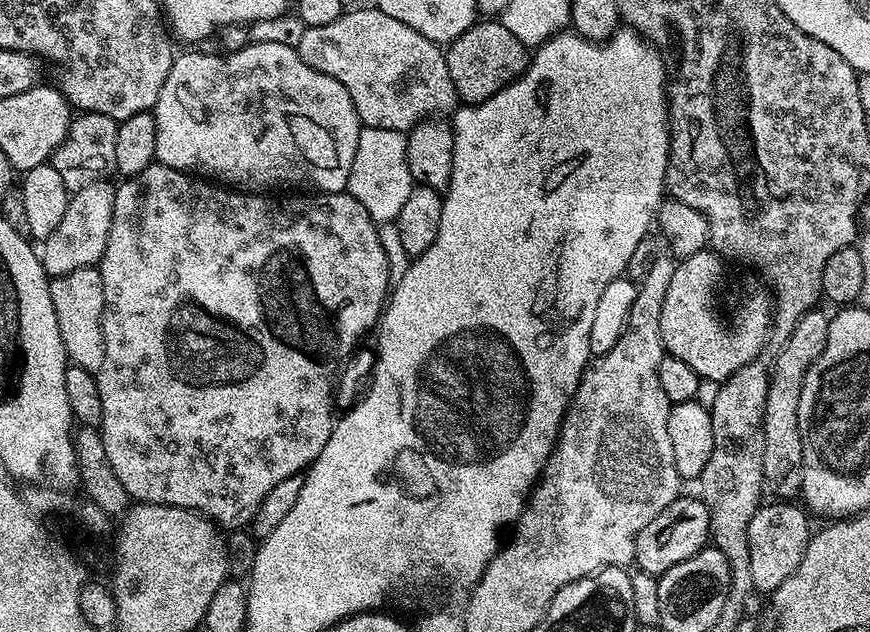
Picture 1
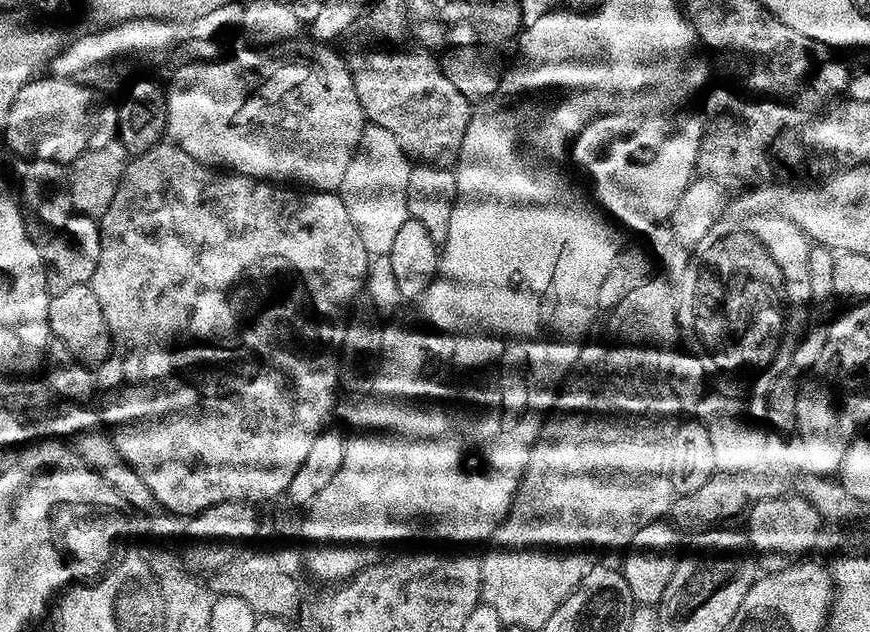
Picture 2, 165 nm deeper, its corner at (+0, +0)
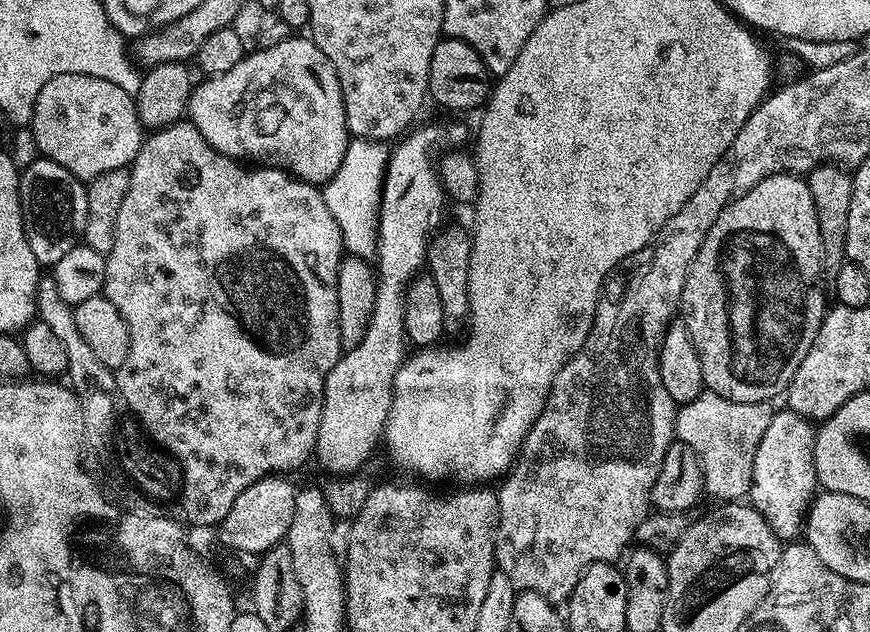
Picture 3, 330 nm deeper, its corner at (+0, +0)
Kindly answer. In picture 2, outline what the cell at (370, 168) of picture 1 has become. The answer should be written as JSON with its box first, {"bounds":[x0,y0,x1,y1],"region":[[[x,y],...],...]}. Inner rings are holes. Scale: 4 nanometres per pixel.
{"bounds":[338,124,411,257],"region":[[[377,124],[365,125],[354,158],[350,160],[346,175],[342,178],[338,195],[344,201],[350,220],[357,227],[371,257],[387,255],[399,228],[410,219],[406,195],[411,165],[411,159],[398,145],[392,131]]]}

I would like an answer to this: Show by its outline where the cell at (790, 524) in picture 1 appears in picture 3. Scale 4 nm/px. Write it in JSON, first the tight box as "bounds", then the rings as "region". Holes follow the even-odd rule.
{"bounds":[748,410,818,542],"region":[[[791,410],[777,411],[773,417],[775,424],[794,424],[794,448],[782,448],[772,454],[766,454],[768,442],[786,442],[788,438],[776,438],[776,432],[770,432],[766,442],[758,444],[754,454],[754,470],[752,471],[752,485],[748,491],[752,507],[766,518],[770,530],[782,542],[792,542],[796,536],[805,531],[808,510],[812,507],[814,497],[818,492],[816,483],[816,467],[814,466],[814,446],[816,444],[816,428],[813,421]]]}

